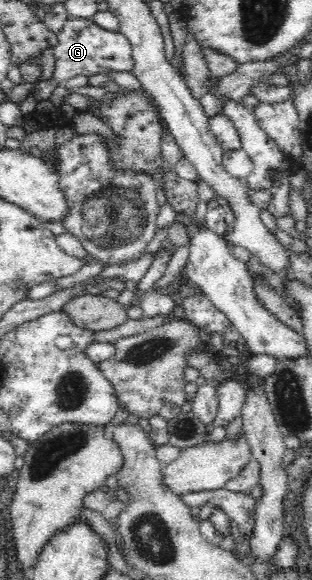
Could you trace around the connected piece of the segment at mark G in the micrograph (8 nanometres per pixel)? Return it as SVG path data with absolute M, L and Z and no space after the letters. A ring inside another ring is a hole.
M69 18L62 31L56 33L57 44L53 47L55 68L52 77L38 82L38 89L43 88L50 95L56 87L64 85L68 79L76 75L94 75L96 73L108 73L108 71L127 71L133 69L132 46L130 40L119 31L108 31L96 25L93 19Z

